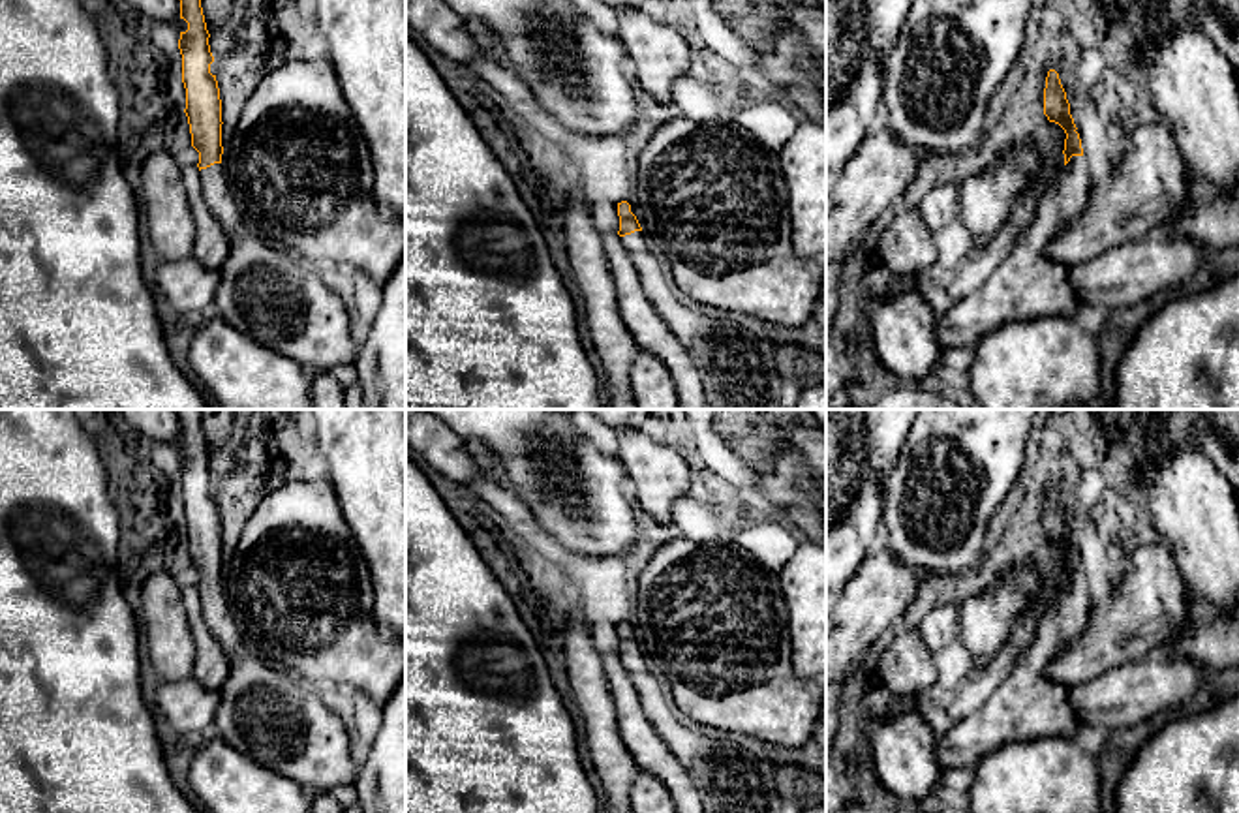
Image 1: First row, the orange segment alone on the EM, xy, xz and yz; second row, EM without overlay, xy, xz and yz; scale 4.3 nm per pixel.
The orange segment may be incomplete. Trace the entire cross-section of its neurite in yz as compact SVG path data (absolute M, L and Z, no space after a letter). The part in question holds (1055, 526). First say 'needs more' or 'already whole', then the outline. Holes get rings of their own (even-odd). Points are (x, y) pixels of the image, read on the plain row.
needs more; M1055 490L1048 492L1044 535L1064 554L1064 588L1057 605L1040 616L1027 659L995 689L987 702L937 736L935 759L944 770L974 768L1004 744L1063 736L1083 723L1068 704L1070 687L1048 680L1057 652L1087 627L1093 601L1070 524Z

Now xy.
needs more; M176 409L180 439L188 451L180 453L182 503L186 509L186 537L191 567L199 573L201 614L210 633L222 642L229 657L229 674L220 693L214 725L220 738L235 751L289 777L298 787L315 789L319 796L340 785L353 785L357 770L351 760L353 734L342 715L332 708L325 689L308 680L274 668L265 655L238 633L222 586L222 520L216 496L210 494L214 477L201 428L201 409Z

